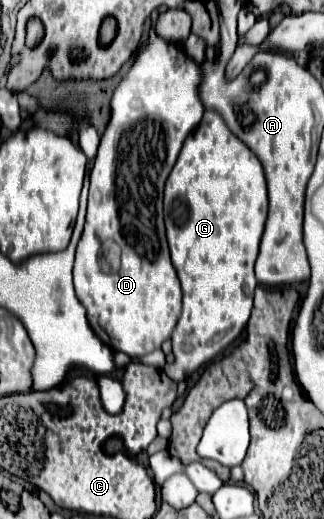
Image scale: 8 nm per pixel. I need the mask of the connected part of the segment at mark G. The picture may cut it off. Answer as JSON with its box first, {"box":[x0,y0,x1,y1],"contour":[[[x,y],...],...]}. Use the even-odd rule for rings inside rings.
{"box":[164,110,268,384],"contour":[[[206,110],[204,112],[204,118],[202,122],[198,124],[198,128],[186,138],[184,146],[182,146],[182,152],[178,156],[178,162],[176,166],[172,168],[168,180],[166,180],[166,188],[164,188],[164,224],[166,224],[166,238],[168,238],[168,246],[170,246],[170,256],[172,256],[172,264],[176,268],[176,274],[180,278],[180,284],[182,284],[182,314],[180,314],[180,320],[176,324],[176,330],[172,334],[172,352],[174,352],[174,362],[170,364],[166,372],[166,376],[170,380],[174,380],[176,384],[184,382],[192,372],[196,372],[200,366],[204,366],[206,362],[214,360],[214,356],[222,354],[238,336],[240,332],[246,328],[246,322],[250,318],[250,312],[252,312],[252,298],[254,298],[254,288],[256,288],[256,278],[254,278],[254,262],[256,262],[256,256],[258,256],[258,246],[260,246],[260,238],[262,238],[262,232],[264,232],[264,222],[266,222],[266,214],[268,214],[268,194],[266,194],[266,180],[264,180],[264,170],[262,170],[262,164],[260,160],[254,156],[254,152],[250,148],[244,146],[242,140],[238,140],[230,128],[226,126],[226,122],[220,118],[220,114],[214,110]],[[182,346],[188,346],[190,350],[184,352],[180,350]]]}

